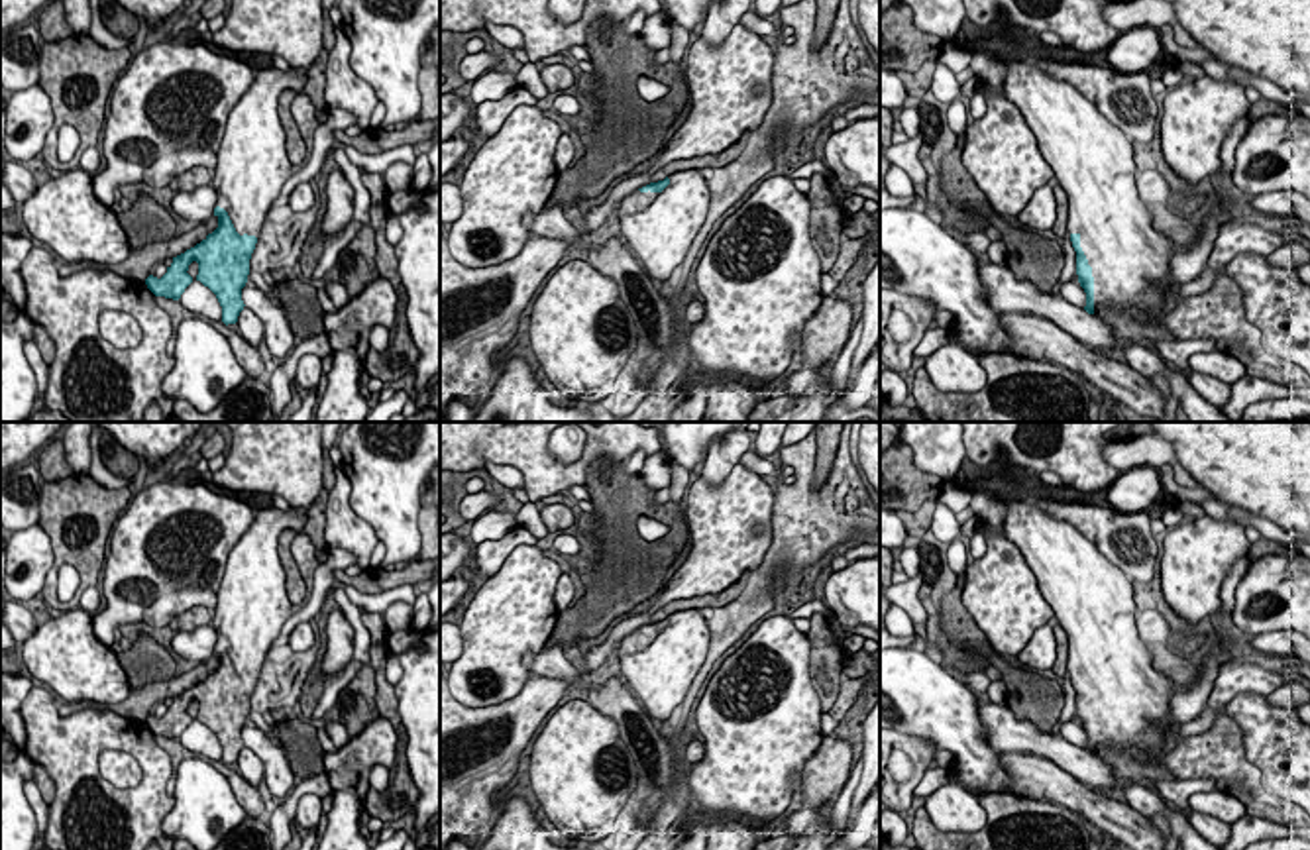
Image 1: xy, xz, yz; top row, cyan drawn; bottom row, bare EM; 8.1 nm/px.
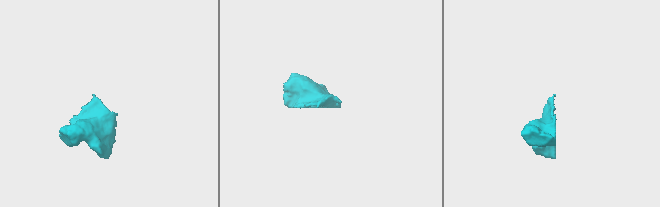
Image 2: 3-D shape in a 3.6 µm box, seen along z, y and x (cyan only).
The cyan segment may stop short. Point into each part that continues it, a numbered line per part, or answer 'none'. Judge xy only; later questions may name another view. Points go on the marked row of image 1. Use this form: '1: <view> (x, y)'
1: xy (252, 167)

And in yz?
1: yz (1092, 159)

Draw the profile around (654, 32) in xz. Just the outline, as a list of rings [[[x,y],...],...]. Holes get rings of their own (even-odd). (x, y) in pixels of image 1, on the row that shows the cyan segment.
[[[664,10],[648,16],[640,29],[646,51],[656,53],[660,49],[670,49],[670,20]]]

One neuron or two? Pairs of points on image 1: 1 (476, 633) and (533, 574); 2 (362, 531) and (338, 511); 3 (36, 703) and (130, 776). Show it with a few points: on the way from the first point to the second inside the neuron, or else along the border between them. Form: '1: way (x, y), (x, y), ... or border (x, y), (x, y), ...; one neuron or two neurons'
1: way (490, 619), (521, 587); one neuron
2: way (356, 529), (344, 517); one neuron
3: border (97, 756), (105, 750), (126, 750), (142, 774); two neurons

